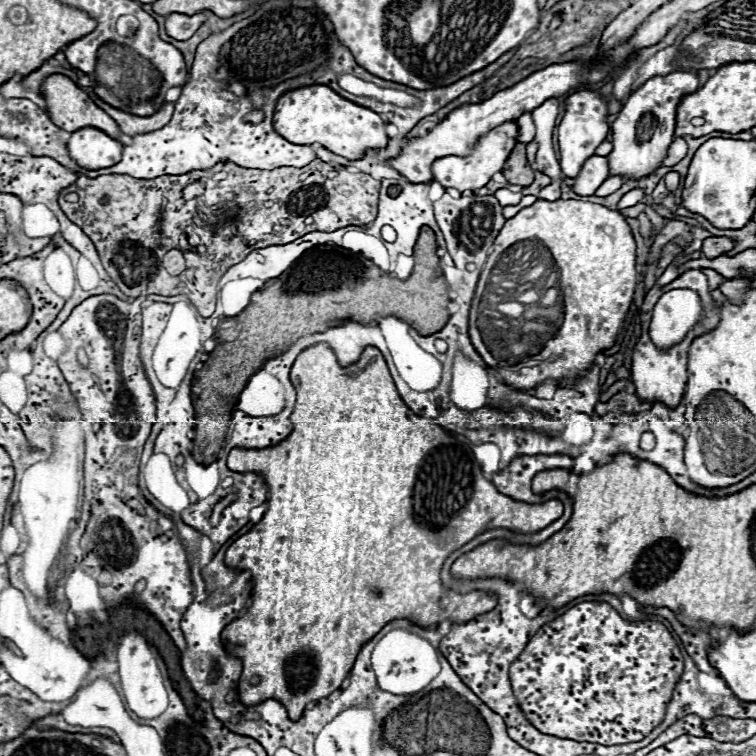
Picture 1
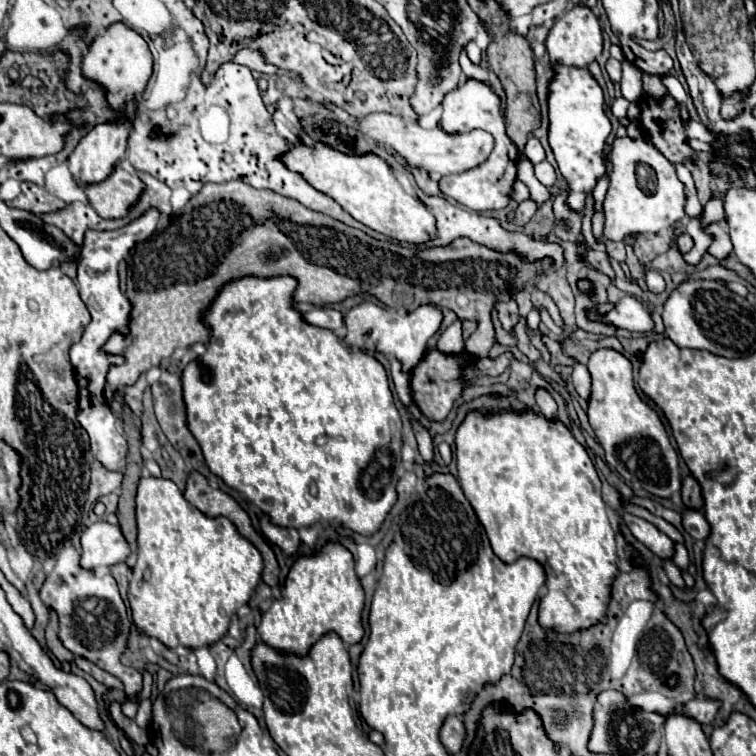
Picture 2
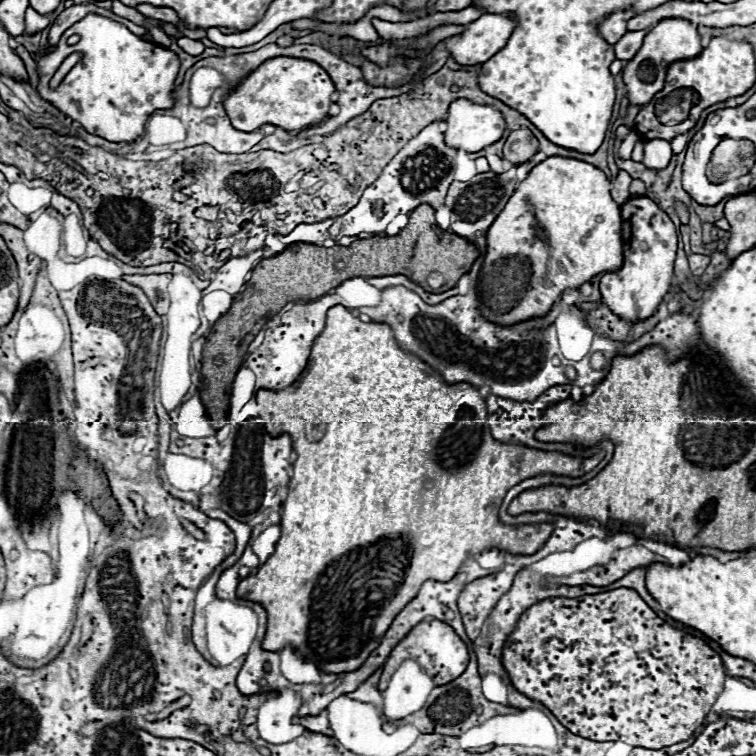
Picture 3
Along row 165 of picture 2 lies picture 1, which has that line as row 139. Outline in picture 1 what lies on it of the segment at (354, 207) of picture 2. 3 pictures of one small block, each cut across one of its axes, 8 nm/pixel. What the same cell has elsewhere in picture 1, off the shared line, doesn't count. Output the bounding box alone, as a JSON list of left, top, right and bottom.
[272,84,388,160]

